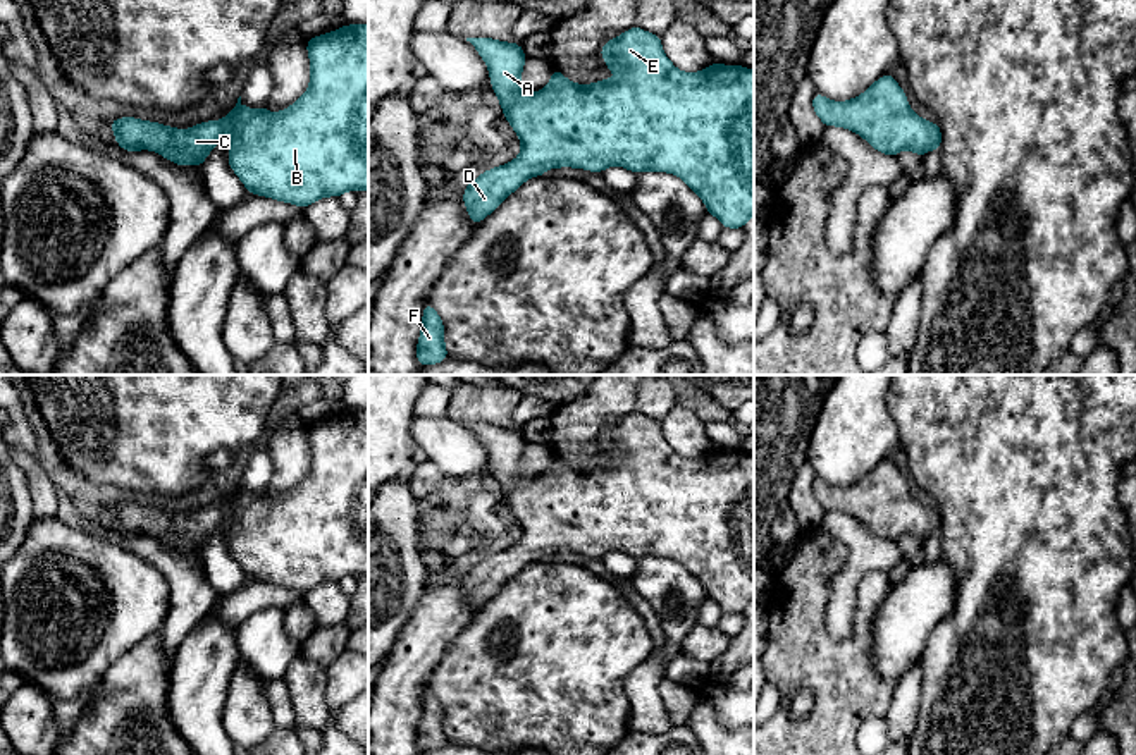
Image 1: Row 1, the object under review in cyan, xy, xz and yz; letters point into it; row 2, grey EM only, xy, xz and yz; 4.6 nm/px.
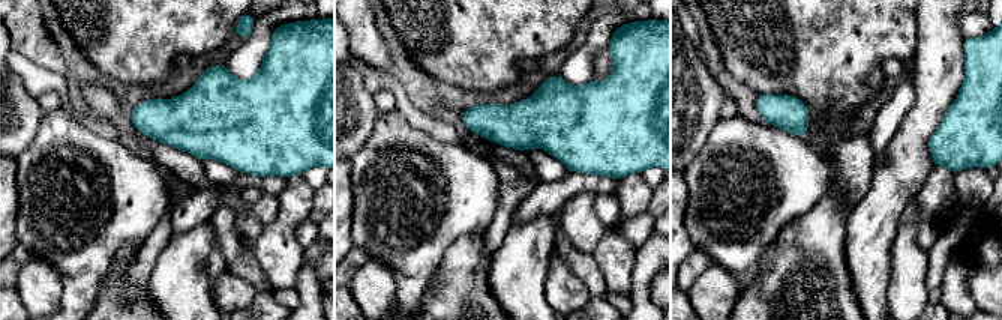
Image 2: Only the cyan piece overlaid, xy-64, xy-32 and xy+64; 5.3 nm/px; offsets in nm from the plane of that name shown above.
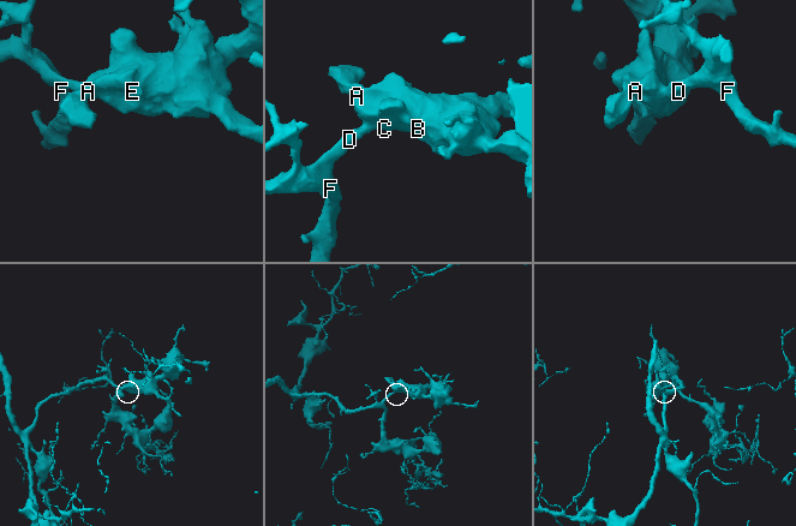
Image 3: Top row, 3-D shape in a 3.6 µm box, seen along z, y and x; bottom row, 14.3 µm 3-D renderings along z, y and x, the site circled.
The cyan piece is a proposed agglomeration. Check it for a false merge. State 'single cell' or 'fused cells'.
single cell

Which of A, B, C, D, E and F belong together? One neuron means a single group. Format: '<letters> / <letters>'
A B C D E F

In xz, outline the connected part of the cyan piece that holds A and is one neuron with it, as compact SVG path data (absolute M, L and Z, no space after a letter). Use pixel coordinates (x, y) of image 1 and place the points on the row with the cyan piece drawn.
M632 26L599 50L608 71L621 74L618 79L577 84L568 81L561 71L553 69L547 86L528 93L520 88L527 57L522 45L480 36L466 38L466 41L487 64L491 89L522 143L522 151L515 160L485 170L463 189L463 203L473 224L480 224L527 179L540 177L547 169L573 167L601 174L613 165L635 174L649 170L676 174L699 194L707 213L726 229L744 229L754 215L754 71L744 65L711 64L701 72L682 72L664 55L658 34Z

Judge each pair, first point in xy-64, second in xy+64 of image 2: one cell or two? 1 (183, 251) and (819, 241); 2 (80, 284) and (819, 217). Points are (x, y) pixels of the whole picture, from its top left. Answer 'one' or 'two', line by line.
1: two
2: two

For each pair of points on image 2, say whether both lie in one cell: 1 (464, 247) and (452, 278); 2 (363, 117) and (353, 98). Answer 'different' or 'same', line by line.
1: same
2: same

